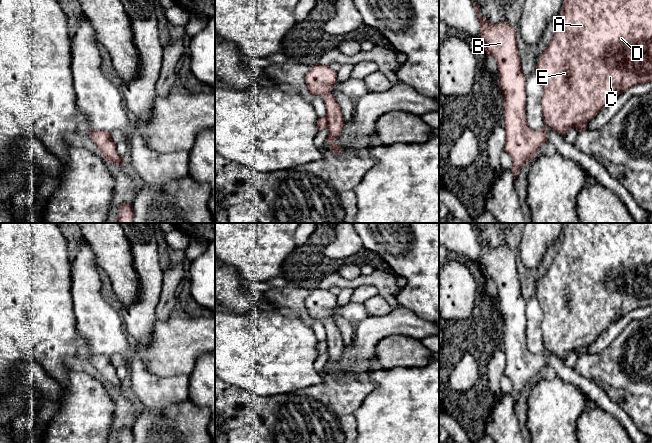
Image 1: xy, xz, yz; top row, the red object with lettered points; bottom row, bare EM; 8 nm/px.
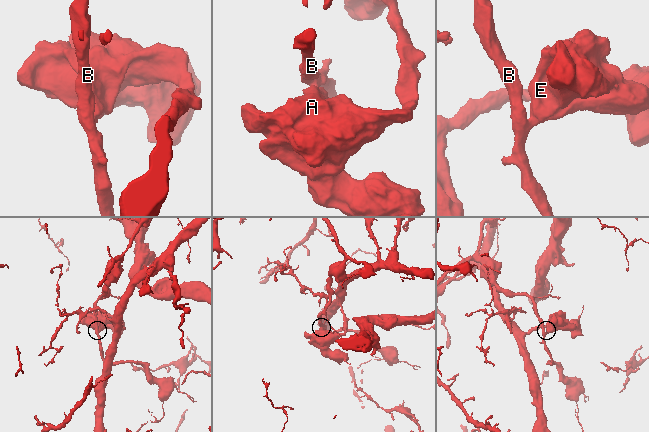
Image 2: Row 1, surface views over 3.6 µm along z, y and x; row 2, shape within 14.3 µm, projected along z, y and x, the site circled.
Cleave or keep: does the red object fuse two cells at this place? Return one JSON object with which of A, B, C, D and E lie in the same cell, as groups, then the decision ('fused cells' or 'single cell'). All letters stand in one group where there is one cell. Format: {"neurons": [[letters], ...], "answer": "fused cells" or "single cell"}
{"neurons": [["A", "C", "D", "E"], ["B"]], "answer": "fused cells"}

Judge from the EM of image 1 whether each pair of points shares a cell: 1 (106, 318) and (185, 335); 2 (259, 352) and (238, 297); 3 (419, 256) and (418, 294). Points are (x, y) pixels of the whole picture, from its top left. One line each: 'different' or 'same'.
1: different
2: different
3: same

